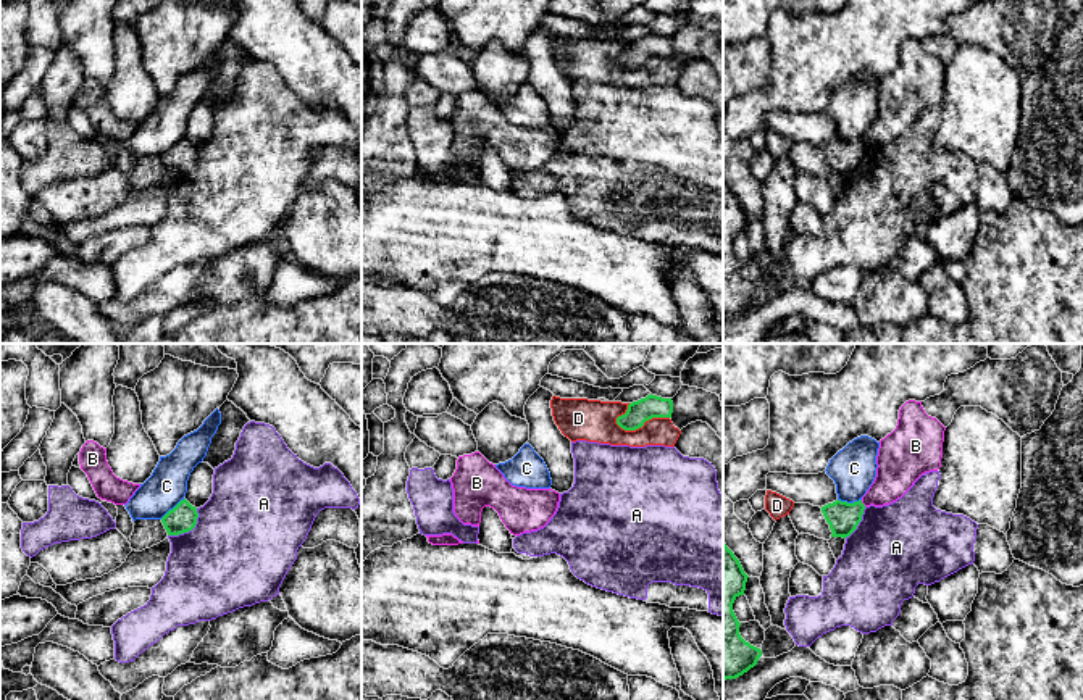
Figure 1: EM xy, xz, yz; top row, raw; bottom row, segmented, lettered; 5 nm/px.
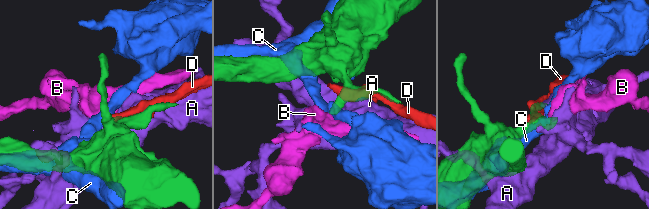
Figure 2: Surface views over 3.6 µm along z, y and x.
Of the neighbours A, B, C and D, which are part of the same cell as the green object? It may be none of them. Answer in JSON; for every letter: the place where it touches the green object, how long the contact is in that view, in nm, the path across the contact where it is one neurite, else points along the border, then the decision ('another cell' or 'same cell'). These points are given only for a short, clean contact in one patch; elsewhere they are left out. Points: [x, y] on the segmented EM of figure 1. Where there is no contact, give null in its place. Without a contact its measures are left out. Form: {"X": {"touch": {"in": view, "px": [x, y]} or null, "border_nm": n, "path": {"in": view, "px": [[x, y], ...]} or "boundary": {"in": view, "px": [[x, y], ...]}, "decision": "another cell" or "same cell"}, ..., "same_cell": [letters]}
{"A": {"touch": {"in": "xy", "px": [189, 529]}, "border_nm": 200, "decision": "another cell"}, "B": {"touch": {"in": "yz", "px": [862, 504]}, "border_nm": 40, "boundary": {"in": "yz", "px": [[861, 500], [865, 505]]}, "decision": "another cell"}, "C": {"touch": {"in": "xy", "px": [173, 508]}, "border_nm": 160, "decision": "another cell"}, "D": {"touch": {"in": "xz", "px": [641, 426]}, "border_nm": 280, "decision": "another cell"}, "same_cell": []}

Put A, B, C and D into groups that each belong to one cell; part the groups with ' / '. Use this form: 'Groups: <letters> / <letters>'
Groups: A / B / C / D

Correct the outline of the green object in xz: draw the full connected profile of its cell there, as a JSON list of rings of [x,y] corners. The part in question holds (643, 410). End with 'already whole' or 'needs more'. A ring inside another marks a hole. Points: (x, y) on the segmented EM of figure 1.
[[[650,394],[646,398],[629,403],[626,413],[617,418],[617,424],[625,431],[636,431],[652,418],[671,418],[671,413],[671,398]]]; already whole

